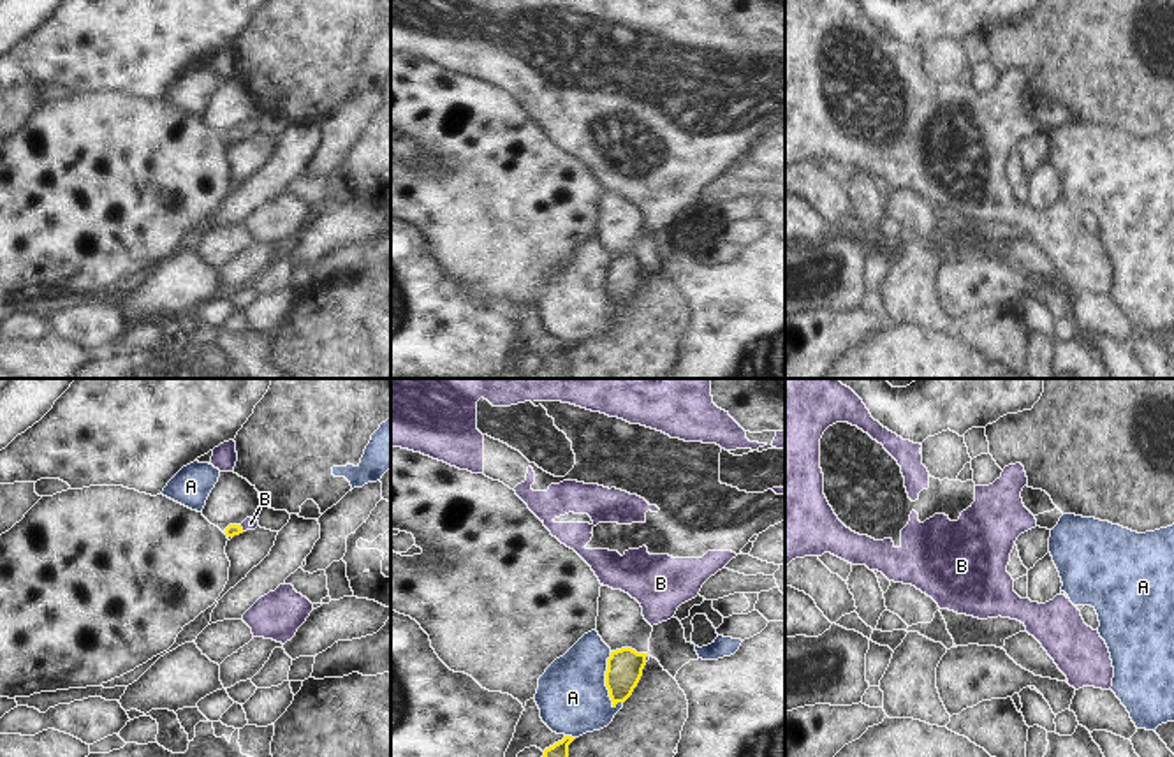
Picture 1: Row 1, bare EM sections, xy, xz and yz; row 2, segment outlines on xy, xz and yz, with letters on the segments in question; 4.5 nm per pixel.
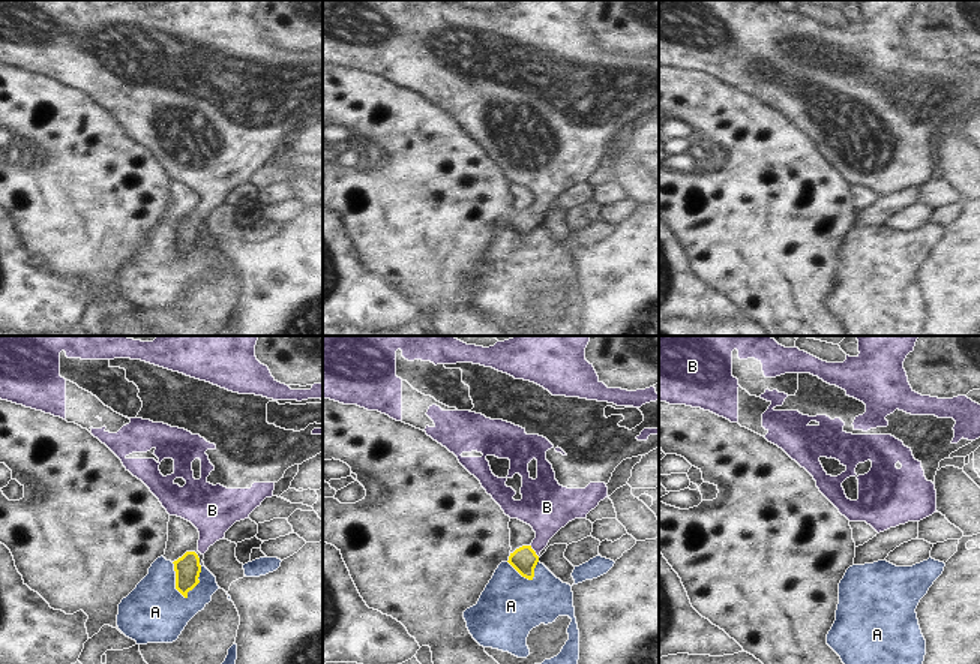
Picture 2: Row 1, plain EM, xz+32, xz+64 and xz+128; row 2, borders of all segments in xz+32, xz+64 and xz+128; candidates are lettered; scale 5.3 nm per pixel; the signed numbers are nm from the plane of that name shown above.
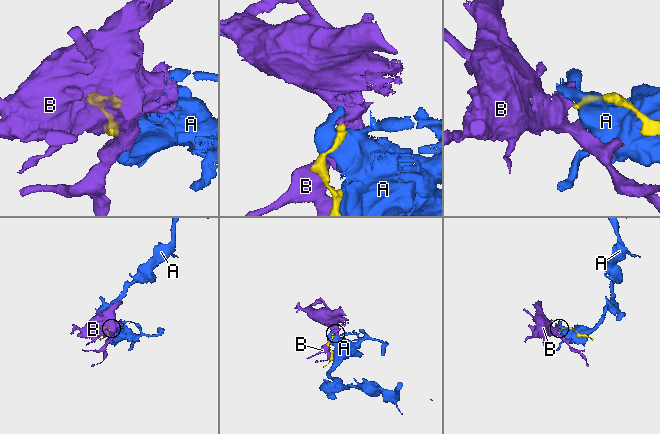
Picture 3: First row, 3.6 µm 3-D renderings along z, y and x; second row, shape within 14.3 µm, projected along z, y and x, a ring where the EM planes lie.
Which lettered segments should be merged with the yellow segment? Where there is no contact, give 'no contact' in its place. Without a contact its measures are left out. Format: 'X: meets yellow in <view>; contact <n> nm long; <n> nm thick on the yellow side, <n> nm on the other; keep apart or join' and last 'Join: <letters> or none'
A: meets yellow in xz; contact 260 nm long; 160 nm thick on the yellow side, 320 nm on the other; keep apart
B: meets yellow in xy; contact 40 nm long; 60 nm thick on the yellow side, 60 nm on the other; join
Join: B

